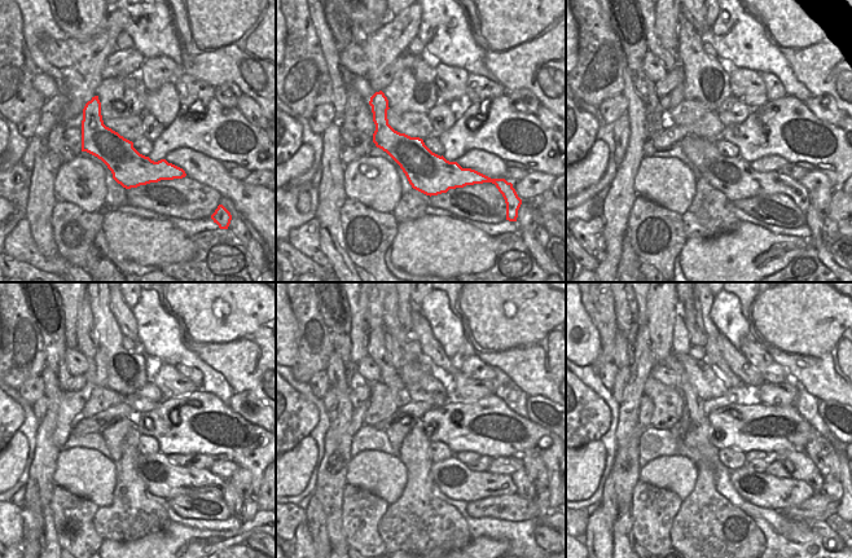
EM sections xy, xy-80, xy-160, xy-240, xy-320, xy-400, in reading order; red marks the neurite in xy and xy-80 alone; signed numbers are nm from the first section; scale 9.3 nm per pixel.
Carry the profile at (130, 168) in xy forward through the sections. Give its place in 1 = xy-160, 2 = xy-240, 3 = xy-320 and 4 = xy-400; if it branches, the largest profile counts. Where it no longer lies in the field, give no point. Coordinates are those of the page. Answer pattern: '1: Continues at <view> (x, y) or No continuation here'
1: Continues at xy-160 (733, 176)
2: Continues at xy-240 (162, 478)
3: Continues at xy-320 (453, 478)
4: Continues at xy-400 (767, 491)

